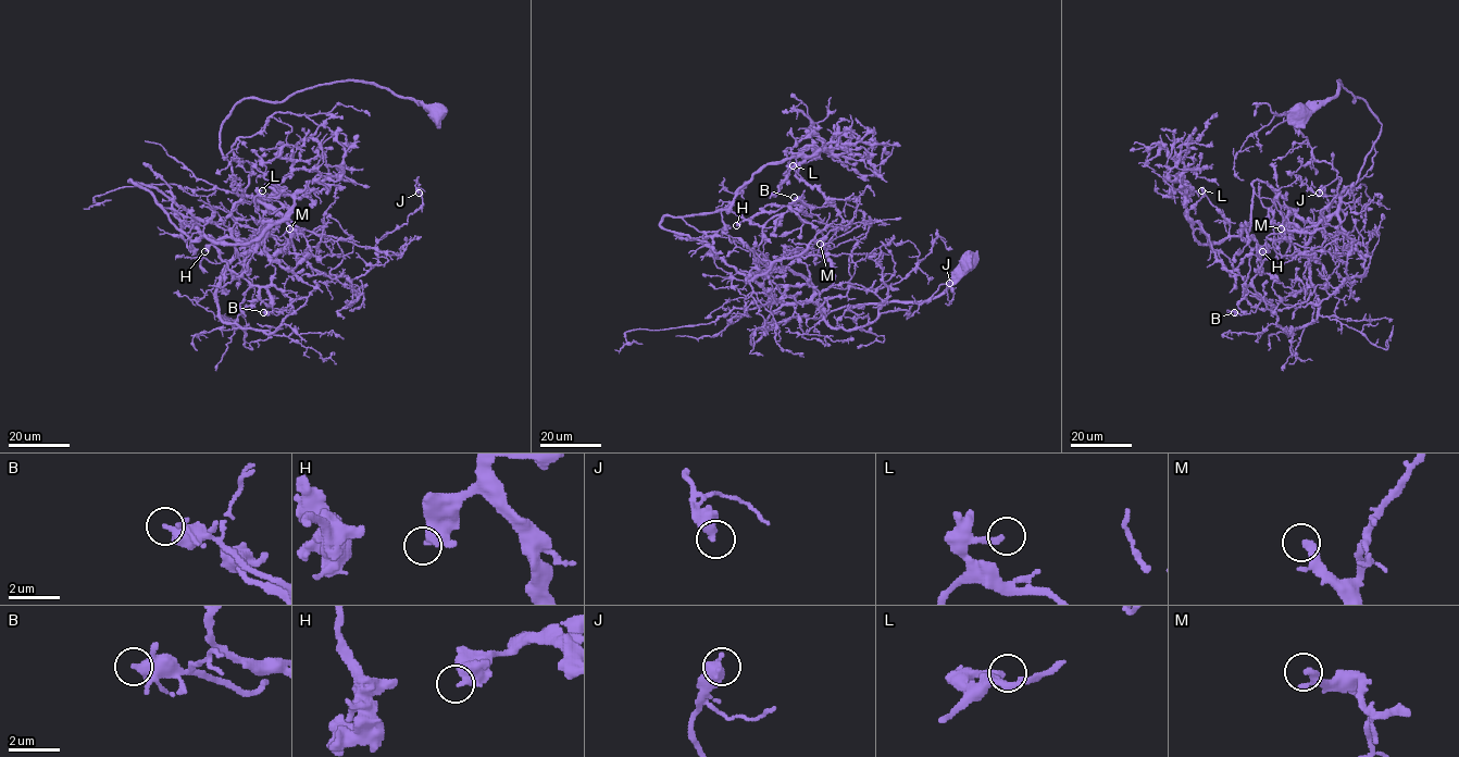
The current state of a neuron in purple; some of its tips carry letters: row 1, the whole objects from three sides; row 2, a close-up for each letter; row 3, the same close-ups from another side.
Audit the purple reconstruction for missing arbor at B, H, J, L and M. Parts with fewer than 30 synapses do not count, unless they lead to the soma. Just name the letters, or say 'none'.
M

